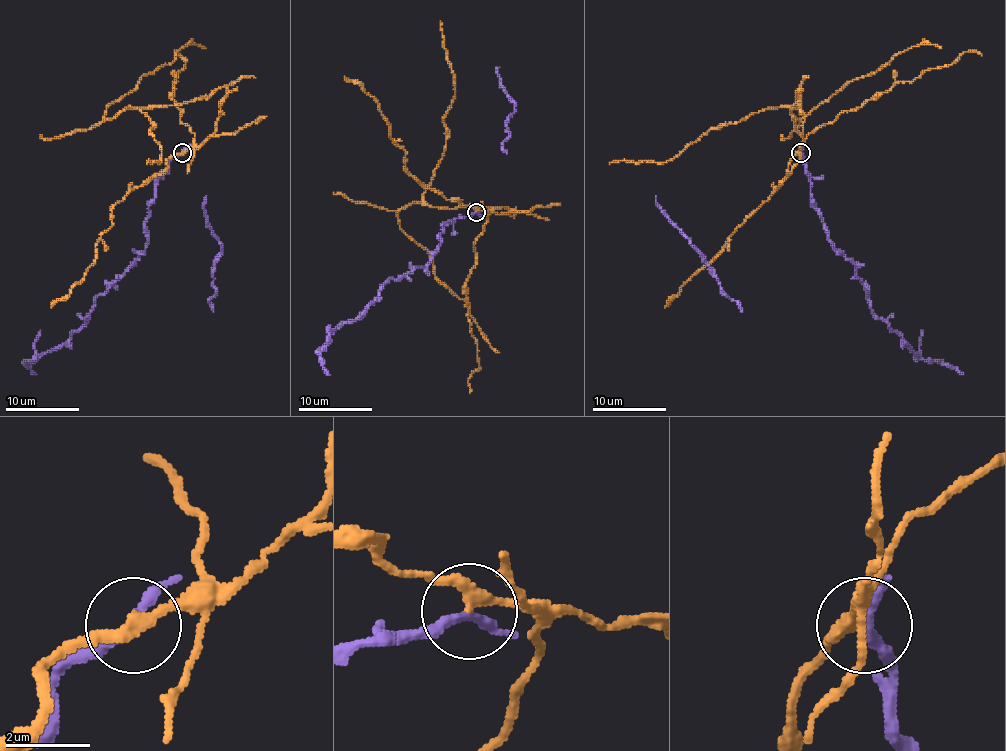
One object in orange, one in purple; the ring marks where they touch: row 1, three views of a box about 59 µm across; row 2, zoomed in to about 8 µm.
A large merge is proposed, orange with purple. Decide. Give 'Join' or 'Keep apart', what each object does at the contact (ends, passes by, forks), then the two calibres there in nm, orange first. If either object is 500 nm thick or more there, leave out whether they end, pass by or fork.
Keep apart. At the ring orange passes by. At the ring purple passes by. Thickness 280 nm (orange) against 240 nm

